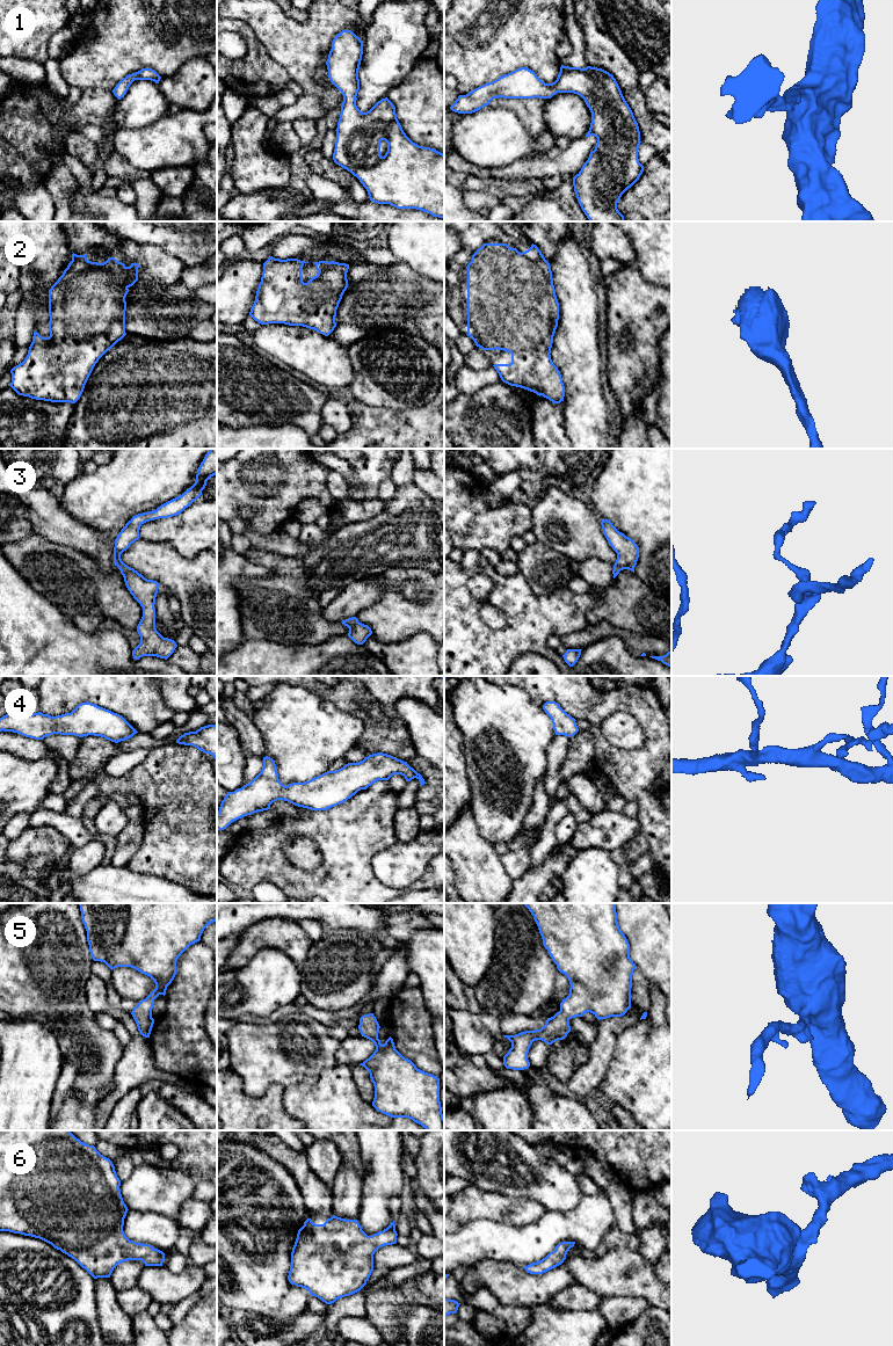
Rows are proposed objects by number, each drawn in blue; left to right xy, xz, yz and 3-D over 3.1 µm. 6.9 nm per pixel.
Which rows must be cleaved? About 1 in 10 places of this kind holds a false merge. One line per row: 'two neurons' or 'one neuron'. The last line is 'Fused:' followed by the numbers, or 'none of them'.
1: one neuron
2: one neuron
3: one neuron
4: one neuron
5: one neuron
6: one neuron
Fused: none of them

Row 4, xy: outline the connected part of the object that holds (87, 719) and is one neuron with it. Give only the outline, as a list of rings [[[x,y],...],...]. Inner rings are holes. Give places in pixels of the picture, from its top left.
[[[88,701],[79,704],[71,713],[56,716],[42,712],[30,714],[16,707],[0,718],[2,730],[35,740],[52,734],[79,737],[94,735],[115,743],[138,733],[122,715]]]

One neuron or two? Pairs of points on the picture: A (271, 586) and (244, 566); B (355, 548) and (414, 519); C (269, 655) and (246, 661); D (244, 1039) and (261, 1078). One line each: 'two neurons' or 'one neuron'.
A: two neurons
B: one neuron
C: one neuron
D: one neuron

